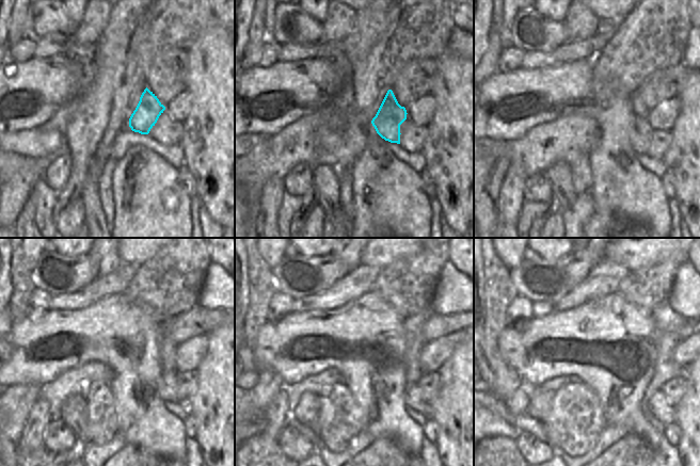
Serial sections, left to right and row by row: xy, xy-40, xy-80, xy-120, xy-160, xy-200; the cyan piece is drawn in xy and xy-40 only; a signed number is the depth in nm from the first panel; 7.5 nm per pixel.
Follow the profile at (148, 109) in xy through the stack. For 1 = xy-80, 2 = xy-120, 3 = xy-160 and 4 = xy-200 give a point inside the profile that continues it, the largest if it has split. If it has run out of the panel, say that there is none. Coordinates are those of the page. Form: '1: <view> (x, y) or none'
1: xy-80 (638, 107)
2: xy-120 (168, 394)
3: xy-160 (413, 397)
4: xy-200 (657, 404)

